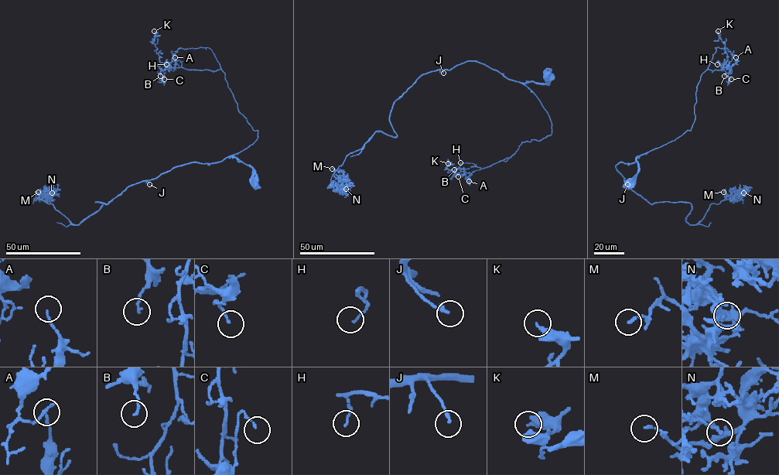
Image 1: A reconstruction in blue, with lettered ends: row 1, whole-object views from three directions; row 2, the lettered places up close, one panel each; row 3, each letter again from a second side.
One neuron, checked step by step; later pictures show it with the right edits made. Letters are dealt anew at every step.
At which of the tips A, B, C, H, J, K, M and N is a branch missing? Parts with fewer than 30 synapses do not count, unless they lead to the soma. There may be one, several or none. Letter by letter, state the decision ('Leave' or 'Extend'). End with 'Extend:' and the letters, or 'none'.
A: Leave
B: Leave
C: Leave
H: Leave
J: Leave
K: Leave
M: Leave
N: Leave
Extend: none

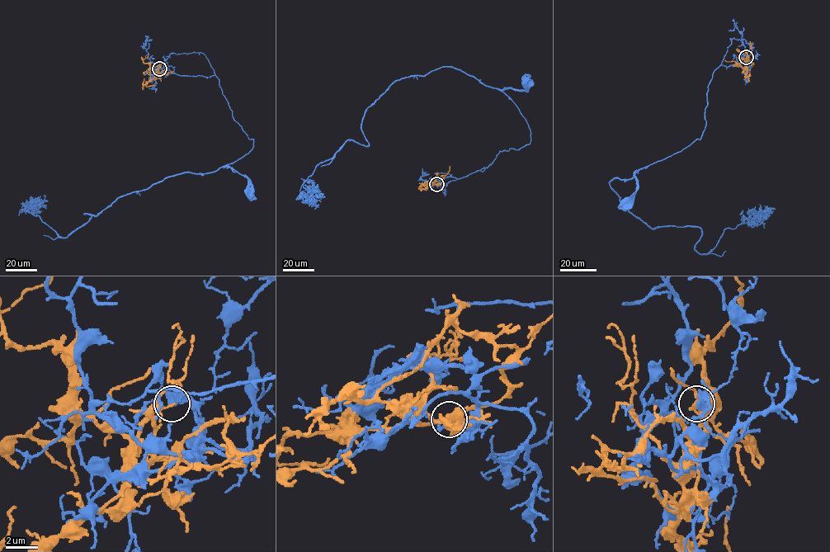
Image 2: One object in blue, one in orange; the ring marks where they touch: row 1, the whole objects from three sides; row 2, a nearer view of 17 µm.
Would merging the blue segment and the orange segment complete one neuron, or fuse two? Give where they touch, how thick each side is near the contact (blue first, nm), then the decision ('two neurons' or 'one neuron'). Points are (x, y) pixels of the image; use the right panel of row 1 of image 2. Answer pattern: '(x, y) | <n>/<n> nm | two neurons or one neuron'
(746, 57) | 400/140 nm | two neurons

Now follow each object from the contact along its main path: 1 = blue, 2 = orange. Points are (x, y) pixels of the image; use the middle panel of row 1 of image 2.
1: (436, 185), (442, 188), (482, 172), (500, 151), (530, 143), (528, 125), (502, 92), (525, 90), (527, 83)
2: (436, 184), (433, 184), (442, 181), (450, 166)

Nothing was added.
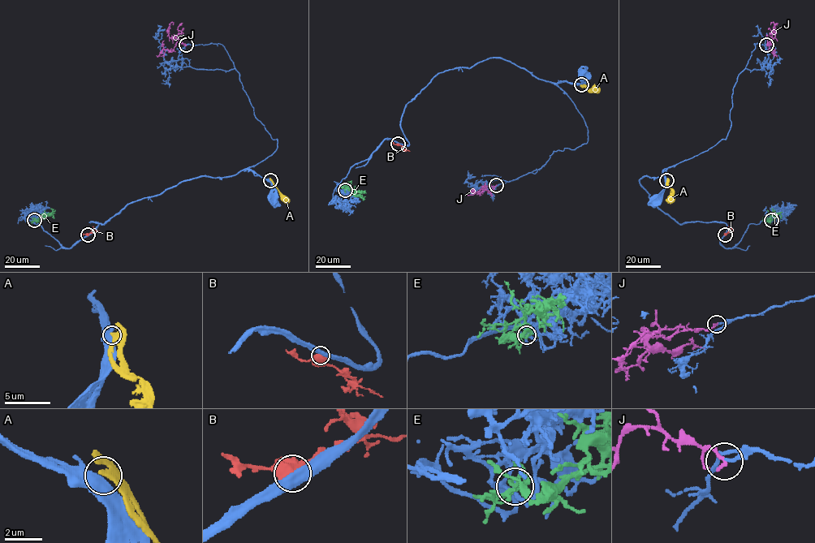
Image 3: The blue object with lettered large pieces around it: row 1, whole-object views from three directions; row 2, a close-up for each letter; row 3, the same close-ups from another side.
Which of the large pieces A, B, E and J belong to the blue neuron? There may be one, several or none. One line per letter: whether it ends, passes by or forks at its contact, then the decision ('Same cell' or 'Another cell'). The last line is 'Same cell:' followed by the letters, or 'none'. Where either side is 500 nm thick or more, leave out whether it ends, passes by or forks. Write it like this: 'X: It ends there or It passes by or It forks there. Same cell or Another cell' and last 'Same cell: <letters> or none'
A: It ends there. Another cell
B: Another cell
E: It passes by. Same cell
J: It ends there. Same cell
Same cell: E, J

